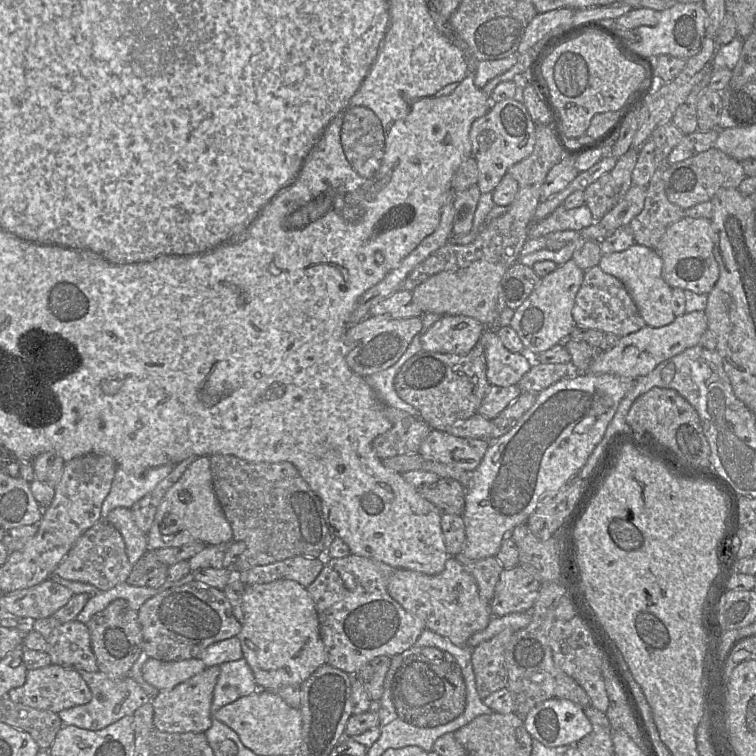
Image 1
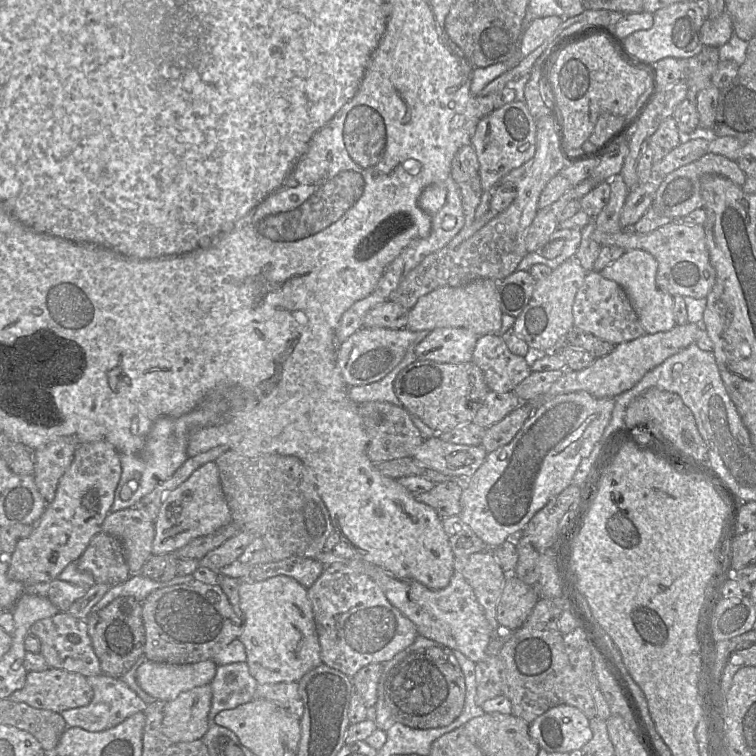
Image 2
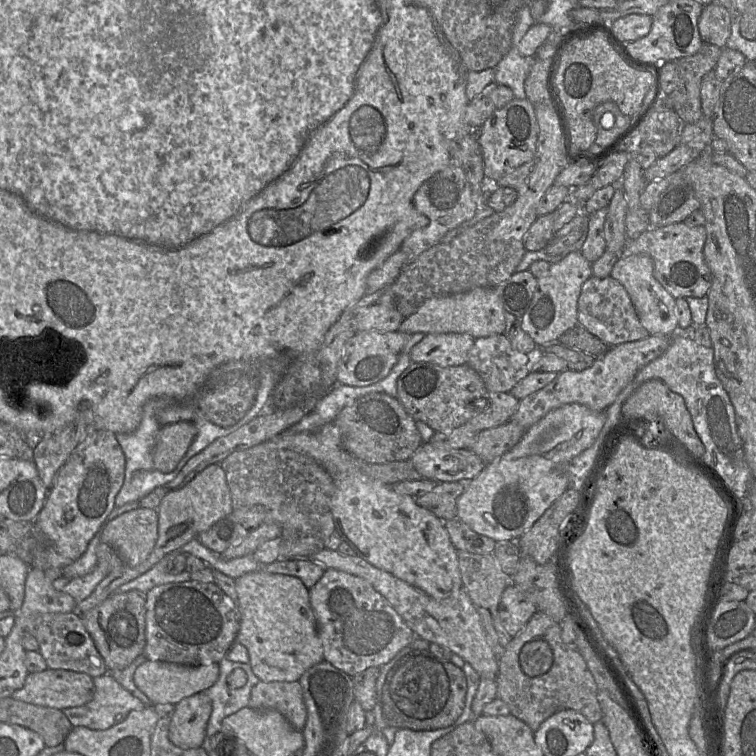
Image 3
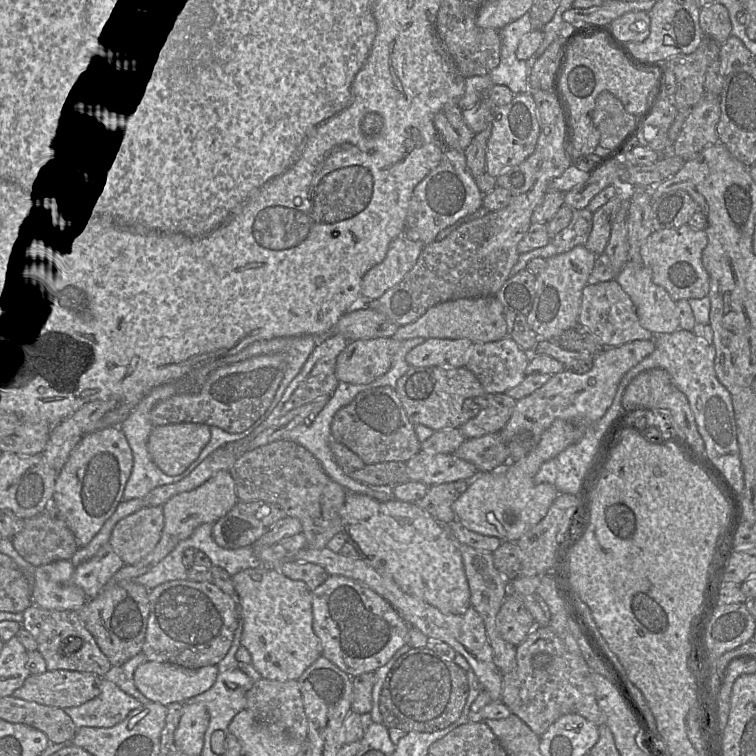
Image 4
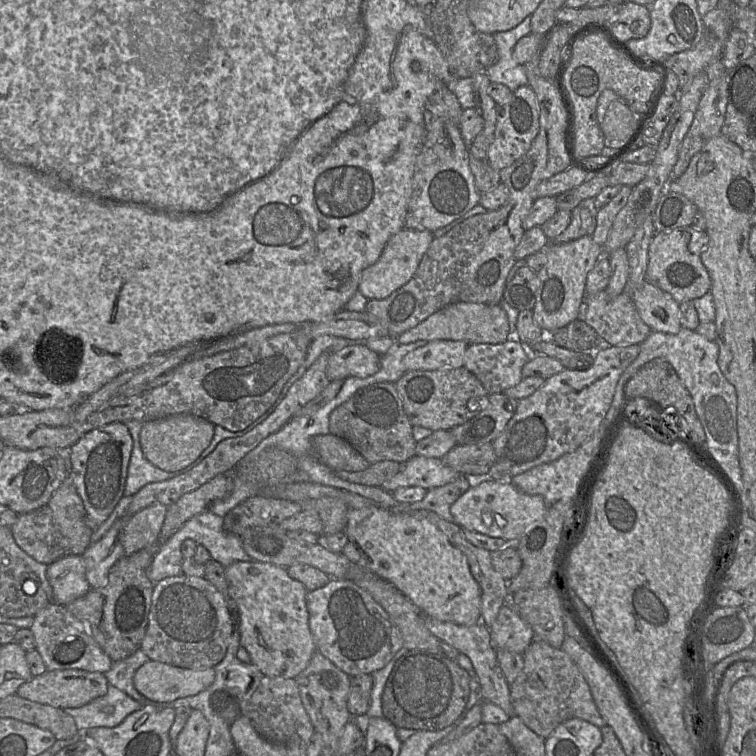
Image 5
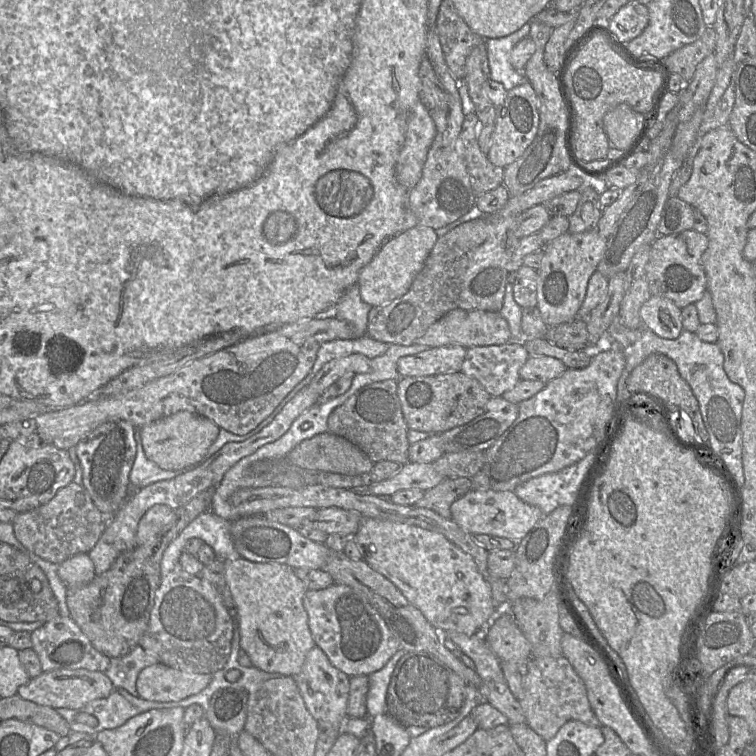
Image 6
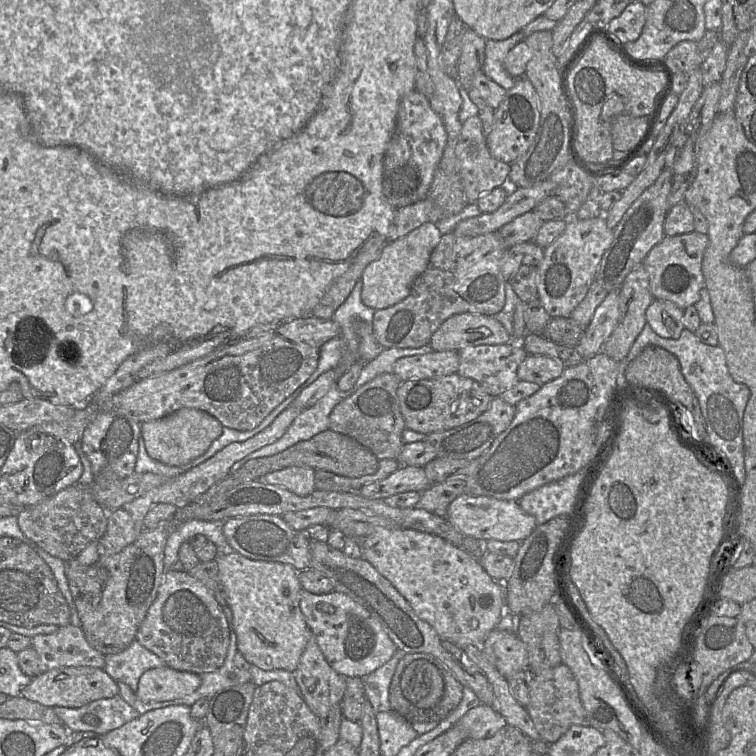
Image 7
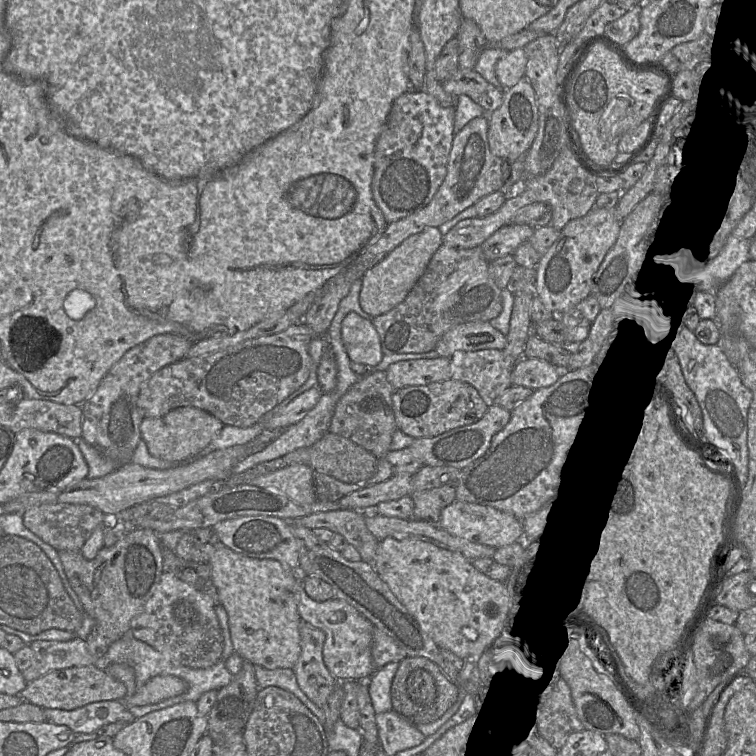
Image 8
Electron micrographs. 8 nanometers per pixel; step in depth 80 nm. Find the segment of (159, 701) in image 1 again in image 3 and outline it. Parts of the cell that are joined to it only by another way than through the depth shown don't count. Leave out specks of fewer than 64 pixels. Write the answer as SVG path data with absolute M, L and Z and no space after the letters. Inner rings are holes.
M201 692L182 699L169 725L170 741L182 749L202 747L211 711L210 698Z

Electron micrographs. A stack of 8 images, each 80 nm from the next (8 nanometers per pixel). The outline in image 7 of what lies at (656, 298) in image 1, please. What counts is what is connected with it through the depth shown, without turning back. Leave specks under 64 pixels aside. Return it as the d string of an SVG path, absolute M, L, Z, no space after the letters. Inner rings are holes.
M654 299L646 310L646 322L660 337L678 339L684 329L684 310L673 302Z

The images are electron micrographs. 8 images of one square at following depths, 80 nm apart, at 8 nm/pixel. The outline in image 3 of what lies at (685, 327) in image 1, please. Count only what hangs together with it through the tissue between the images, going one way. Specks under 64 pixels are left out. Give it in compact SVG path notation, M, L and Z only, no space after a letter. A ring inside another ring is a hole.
M649 335L641 340L611 346L604 355L595 357L594 363L589 368L582 371L571 369L561 371L548 385L521 399L511 419L526 430L550 411L566 404L578 403L593 411L605 412L636 373L668 349L671 336Z

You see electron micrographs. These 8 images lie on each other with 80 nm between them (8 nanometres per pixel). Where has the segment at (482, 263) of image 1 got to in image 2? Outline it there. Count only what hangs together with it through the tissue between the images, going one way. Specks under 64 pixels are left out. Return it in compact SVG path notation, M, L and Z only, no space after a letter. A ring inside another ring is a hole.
M476 279L458 287L443 286L420 297L409 312L406 327L417 332L443 327L462 327L480 337L489 333L500 333L502 315L499 282L493 279Z

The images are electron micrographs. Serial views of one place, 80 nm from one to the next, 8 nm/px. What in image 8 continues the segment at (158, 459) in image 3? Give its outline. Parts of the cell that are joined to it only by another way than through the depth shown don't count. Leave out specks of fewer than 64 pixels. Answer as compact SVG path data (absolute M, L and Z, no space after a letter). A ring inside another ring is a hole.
M193 406L179 407L162 417L145 417L140 425L141 439L146 442L149 452L170 462L191 462L223 429L224 424L210 412Z

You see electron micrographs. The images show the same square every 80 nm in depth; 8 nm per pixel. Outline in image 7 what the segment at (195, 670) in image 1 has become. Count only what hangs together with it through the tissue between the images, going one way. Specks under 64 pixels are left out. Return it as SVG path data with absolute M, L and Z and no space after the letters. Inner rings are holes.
M165 665L145 671L135 694L144 702L163 702L183 698L196 691L200 685L199 674Z

